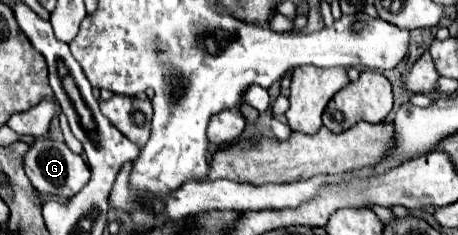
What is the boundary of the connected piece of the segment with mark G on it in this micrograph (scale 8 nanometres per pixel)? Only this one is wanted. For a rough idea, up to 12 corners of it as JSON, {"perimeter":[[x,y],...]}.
{"perimeter":[[36,138],[24,172],[42,194],[76,196],[90,168],[66,142]]}

